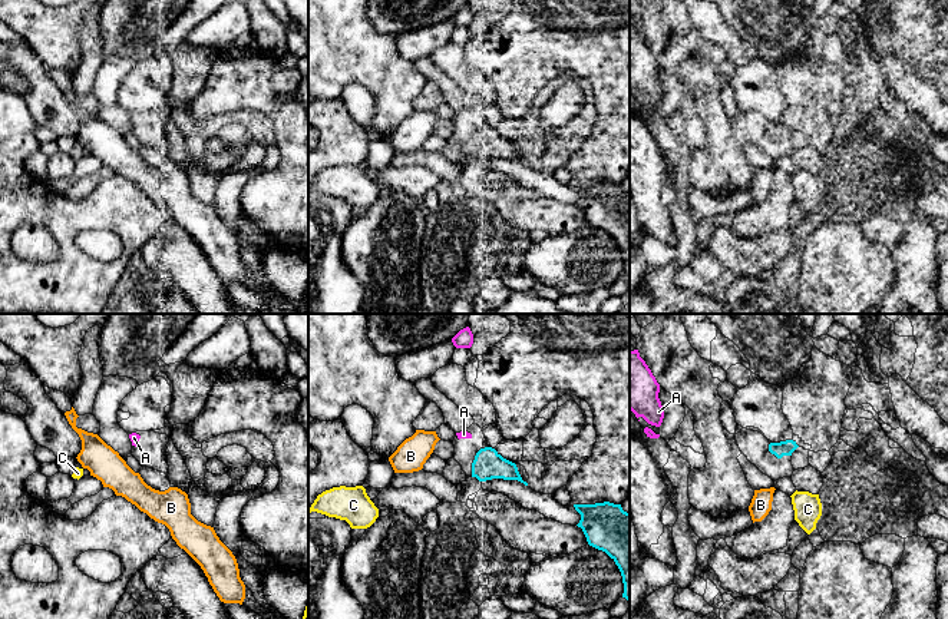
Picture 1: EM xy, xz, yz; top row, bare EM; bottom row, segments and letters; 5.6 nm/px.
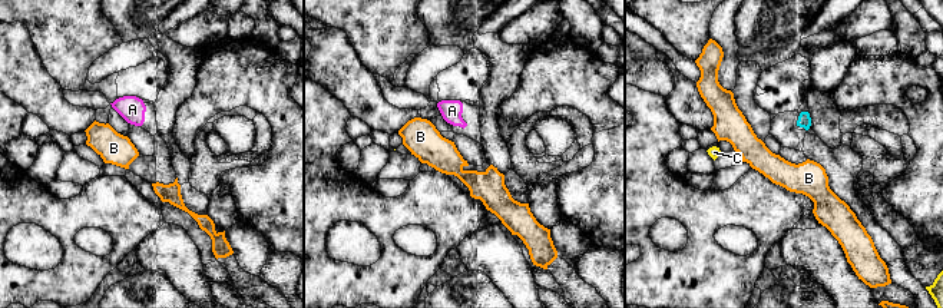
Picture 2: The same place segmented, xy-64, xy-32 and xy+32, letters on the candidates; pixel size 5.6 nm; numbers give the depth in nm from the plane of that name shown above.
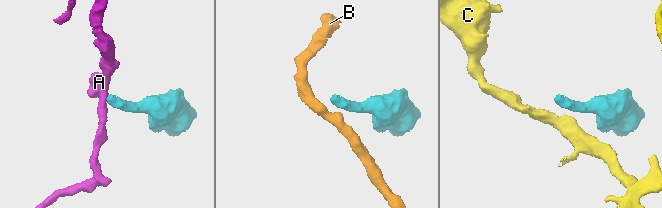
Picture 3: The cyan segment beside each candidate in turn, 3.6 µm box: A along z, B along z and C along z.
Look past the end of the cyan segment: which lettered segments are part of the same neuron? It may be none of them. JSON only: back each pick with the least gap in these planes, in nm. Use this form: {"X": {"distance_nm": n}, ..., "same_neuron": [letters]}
{"A": {"distance_nm": 90}, "same_neuron": ["A"]}

